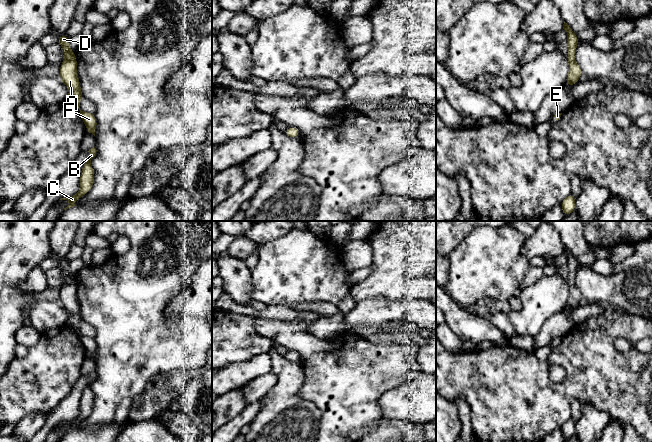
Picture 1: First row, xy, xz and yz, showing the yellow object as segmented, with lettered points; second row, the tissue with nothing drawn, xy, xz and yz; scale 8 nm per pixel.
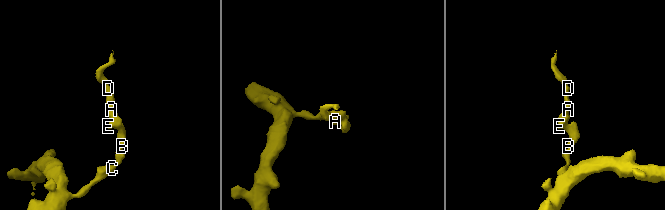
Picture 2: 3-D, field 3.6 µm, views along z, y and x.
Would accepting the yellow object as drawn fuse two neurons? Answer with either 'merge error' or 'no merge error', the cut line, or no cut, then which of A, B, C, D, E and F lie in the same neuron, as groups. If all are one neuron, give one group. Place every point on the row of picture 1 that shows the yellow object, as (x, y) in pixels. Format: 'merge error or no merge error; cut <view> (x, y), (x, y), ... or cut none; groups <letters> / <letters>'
no merge error; cut none; groups A B C D E F

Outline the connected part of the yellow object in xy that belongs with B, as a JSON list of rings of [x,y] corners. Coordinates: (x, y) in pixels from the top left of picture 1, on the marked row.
[[[96,146],[91,148],[88,152],[89,152],[89,159],[83,165],[82,172],[80,175],[80,191],[70,198],[60,199],[60,200],[67,200],[69,202],[69,205],[66,208],[64,208],[64,210],[74,207],[75,206],[74,202],[76,200],[81,199],[81,197],[84,196],[87,192],[89,192],[92,188],[92,185],[94,183],[94,169],[91,166],[91,160],[96,156],[97,152]]]

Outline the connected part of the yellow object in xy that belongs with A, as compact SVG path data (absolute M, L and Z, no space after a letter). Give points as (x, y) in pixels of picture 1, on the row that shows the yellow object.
M66 34L58 38L58 43L64 51L64 61L60 65L60 78L70 90L69 95L65 98L80 110L80 101L83 97L80 82L77 74L77 60L75 51L72 51L68 44L68 36Z

